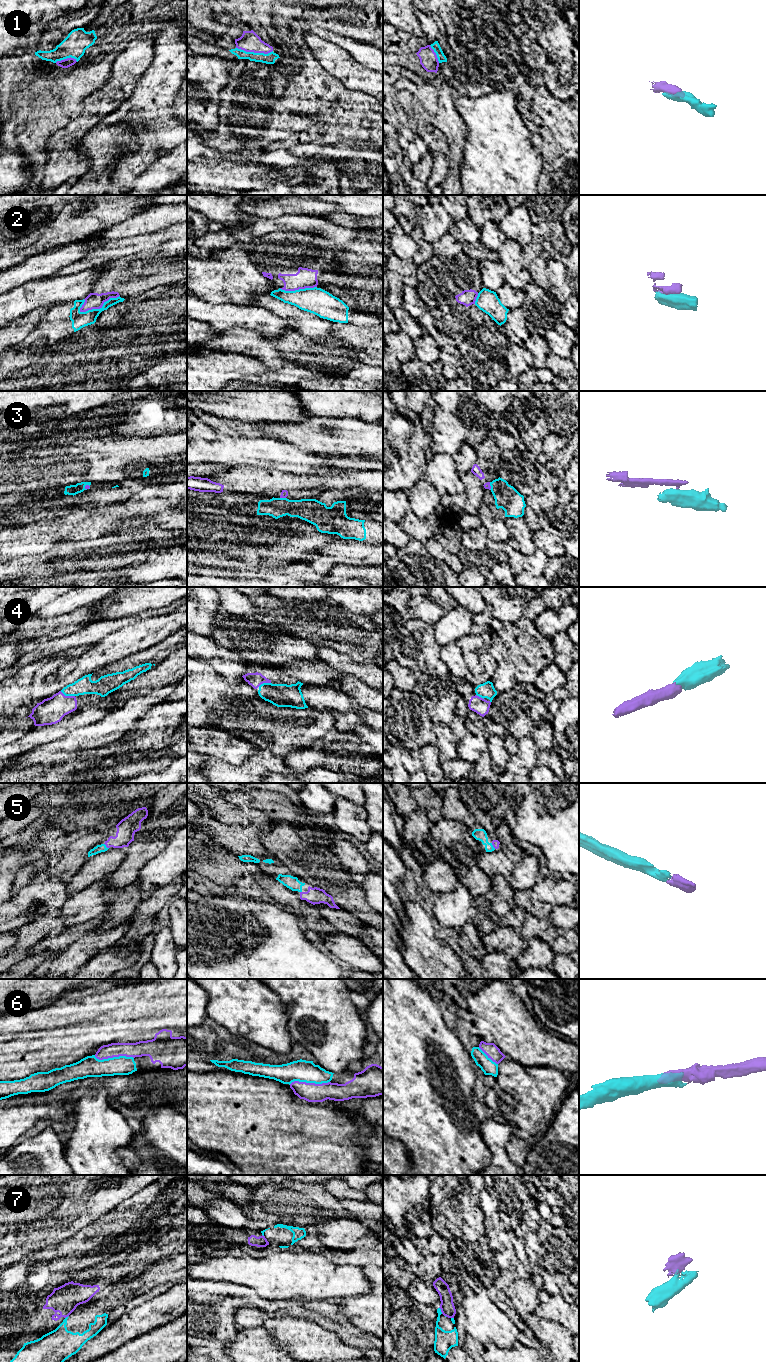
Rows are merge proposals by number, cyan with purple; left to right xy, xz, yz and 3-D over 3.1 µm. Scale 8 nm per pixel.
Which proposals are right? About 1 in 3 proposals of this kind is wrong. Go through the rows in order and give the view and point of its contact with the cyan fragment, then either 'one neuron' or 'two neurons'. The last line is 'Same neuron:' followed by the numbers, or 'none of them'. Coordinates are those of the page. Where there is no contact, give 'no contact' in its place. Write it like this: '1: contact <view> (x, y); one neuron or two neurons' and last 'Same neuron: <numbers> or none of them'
1: contact xz (253, 52); one neuron
2: contact xy (100, 308); two neurons
3: contact xy (88, 484); two neurons
4: contact xy (67, 695); one neuron
5: contact xy (105, 846); one neuron
6: contact xy (114, 1057); one neuron
7: contact yz (440, 1310); two neurons
Same neuron: 1, 4, 5, 6

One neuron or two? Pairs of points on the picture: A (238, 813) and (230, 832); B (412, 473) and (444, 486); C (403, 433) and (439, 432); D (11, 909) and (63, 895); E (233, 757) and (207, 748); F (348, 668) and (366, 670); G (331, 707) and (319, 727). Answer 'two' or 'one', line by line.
A: two
B: two
C: two
D: one
E: one
F: one
G: two

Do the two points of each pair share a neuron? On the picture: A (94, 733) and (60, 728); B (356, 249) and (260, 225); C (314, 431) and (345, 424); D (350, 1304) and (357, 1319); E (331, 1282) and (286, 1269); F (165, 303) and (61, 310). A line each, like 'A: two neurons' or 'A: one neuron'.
A: two neurons
B: two neurons
C: one neuron
D: one neuron
E: one neuron
F: two neurons

